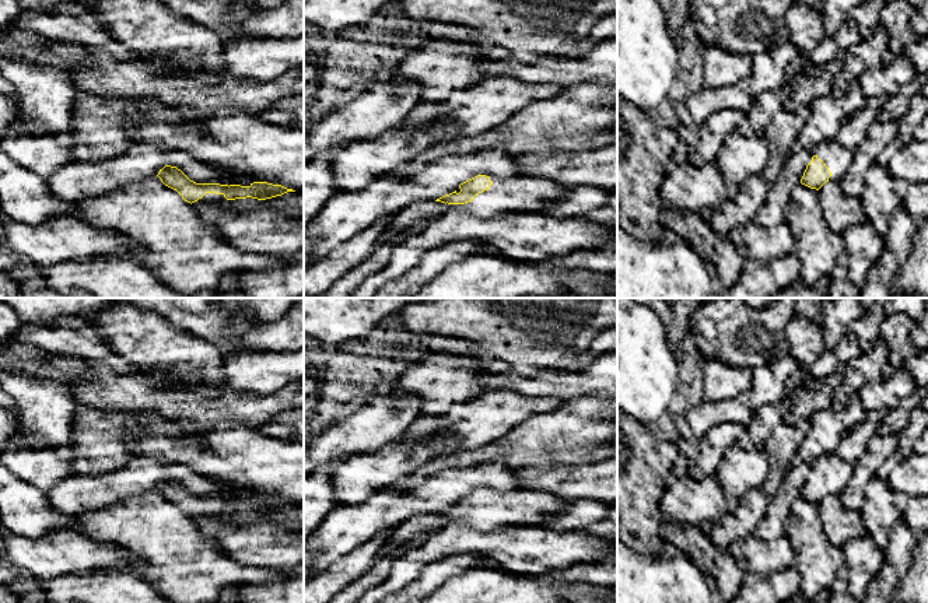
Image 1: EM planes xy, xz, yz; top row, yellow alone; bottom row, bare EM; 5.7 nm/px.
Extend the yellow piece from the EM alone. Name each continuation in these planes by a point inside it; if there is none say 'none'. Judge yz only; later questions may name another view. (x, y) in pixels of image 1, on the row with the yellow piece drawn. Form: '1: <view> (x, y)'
1: yz (837, 158)

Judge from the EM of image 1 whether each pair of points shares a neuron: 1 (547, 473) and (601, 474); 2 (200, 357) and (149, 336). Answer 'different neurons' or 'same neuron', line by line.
1: same neuron
2: same neuron

